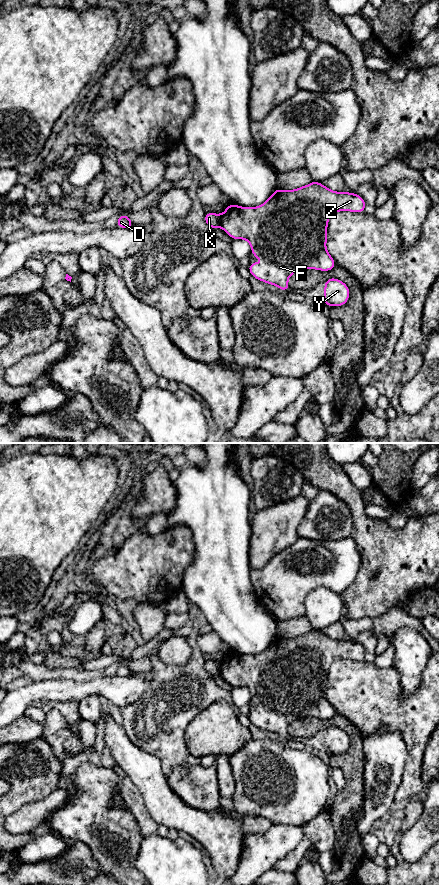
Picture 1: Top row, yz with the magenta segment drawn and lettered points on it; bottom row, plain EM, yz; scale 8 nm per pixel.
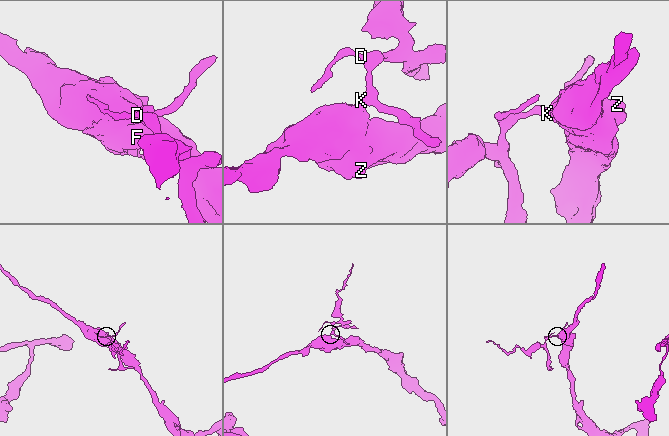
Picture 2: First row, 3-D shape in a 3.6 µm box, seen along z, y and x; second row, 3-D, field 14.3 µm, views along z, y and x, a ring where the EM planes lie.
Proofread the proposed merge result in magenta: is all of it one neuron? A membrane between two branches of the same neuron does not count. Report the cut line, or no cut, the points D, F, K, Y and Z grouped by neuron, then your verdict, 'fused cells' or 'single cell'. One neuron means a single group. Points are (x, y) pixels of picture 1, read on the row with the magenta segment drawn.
yz (219, 215), (220, 225) | D K / F Y Z | fused cells

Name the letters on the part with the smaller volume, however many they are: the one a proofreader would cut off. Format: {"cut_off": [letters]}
{"cut_off": ["D", "K"]}

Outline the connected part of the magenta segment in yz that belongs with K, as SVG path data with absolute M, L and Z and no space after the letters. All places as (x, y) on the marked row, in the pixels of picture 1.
M205 212L204 220L206 224L213 230L220 226L220 215L219 214Z

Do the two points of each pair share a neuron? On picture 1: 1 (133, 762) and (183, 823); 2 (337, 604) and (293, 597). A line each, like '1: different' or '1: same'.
1: same
2: different

